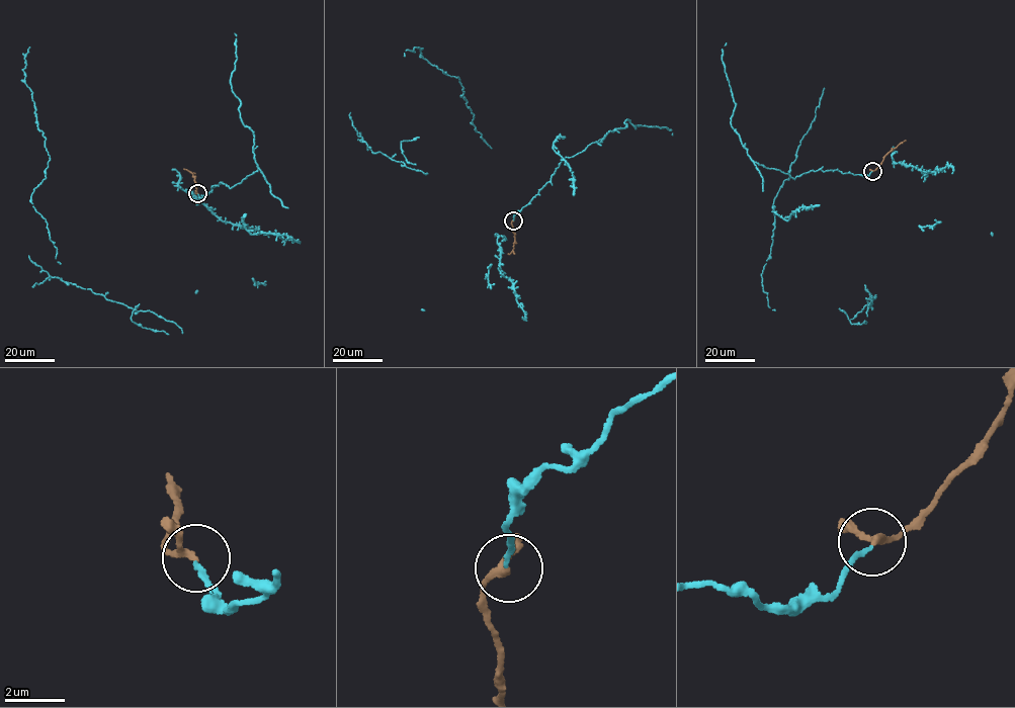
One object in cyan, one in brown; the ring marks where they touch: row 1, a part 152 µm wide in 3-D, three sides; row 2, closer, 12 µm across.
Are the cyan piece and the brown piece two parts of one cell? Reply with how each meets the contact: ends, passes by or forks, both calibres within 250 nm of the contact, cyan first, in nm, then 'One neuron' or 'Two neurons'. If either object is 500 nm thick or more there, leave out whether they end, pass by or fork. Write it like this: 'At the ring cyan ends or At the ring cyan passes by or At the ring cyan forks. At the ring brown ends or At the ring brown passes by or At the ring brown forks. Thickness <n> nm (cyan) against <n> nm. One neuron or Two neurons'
At the ring cyan ends. At the ring brown passes by. Thickness 150 nm (cyan) against 180 nm. One neuron

